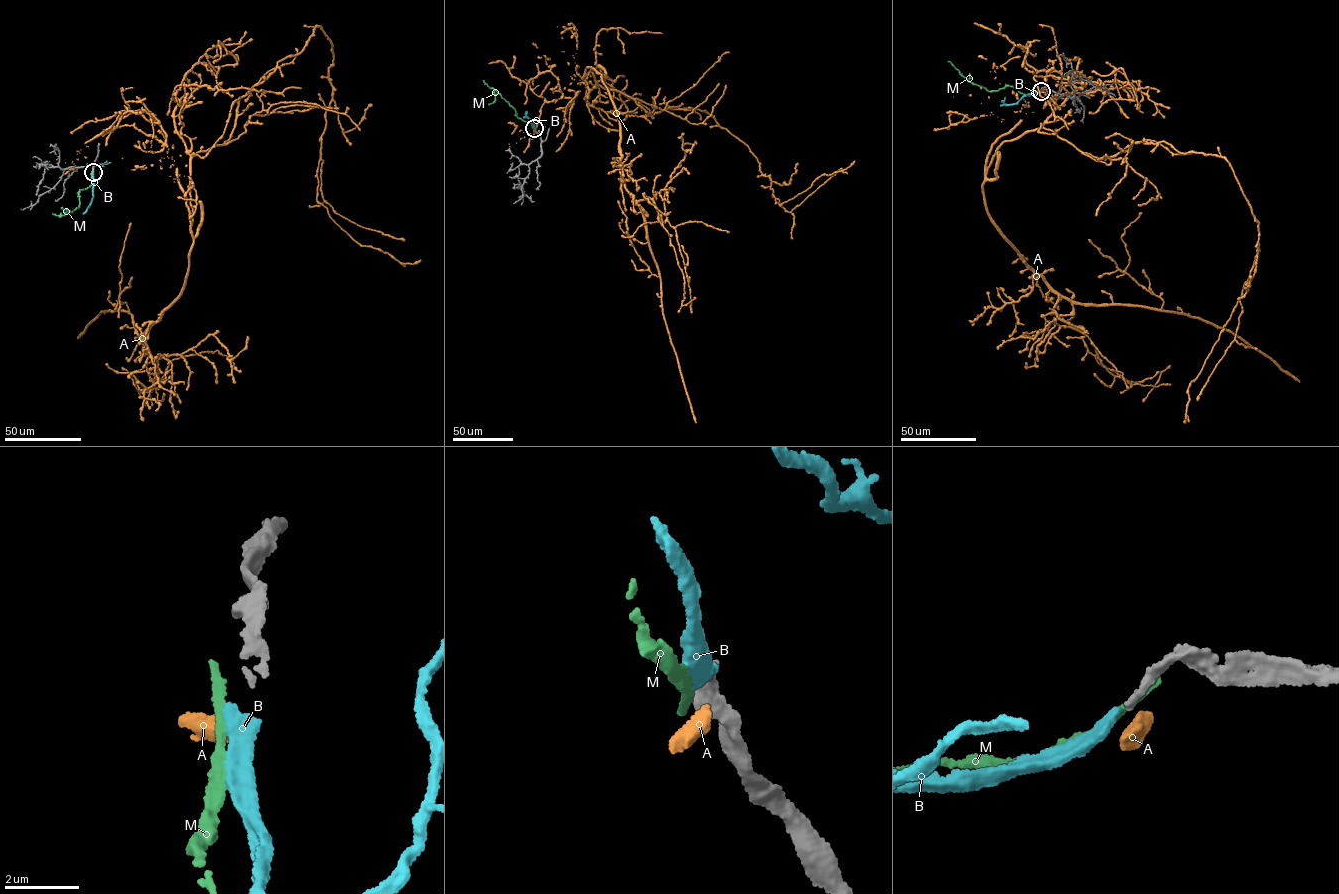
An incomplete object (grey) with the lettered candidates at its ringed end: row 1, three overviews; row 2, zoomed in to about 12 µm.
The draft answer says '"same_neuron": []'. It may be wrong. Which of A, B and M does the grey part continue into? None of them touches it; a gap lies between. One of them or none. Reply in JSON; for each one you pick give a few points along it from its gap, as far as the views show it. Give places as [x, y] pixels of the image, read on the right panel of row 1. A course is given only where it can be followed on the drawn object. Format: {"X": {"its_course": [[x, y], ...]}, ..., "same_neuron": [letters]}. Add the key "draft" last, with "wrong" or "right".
{"B": {"its_course": [[1040, 91], [1011, 104], [1004, 103], [1005, 97]]}, "same_neuron": ["B"], "draft": "wrong"}

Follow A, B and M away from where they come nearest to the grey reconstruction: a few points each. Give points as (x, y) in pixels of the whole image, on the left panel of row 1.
A: (92, 174), (72, 132), (146, 112), (190, 231), (192, 157), (320, 26), (316, 200), (361, 245), (420, 260)
B: (92, 173), (93, 196), (88, 206), (93, 198)
M: (92, 172), (91, 184), (79, 192), (78, 208), (60, 217), (52, 213)

